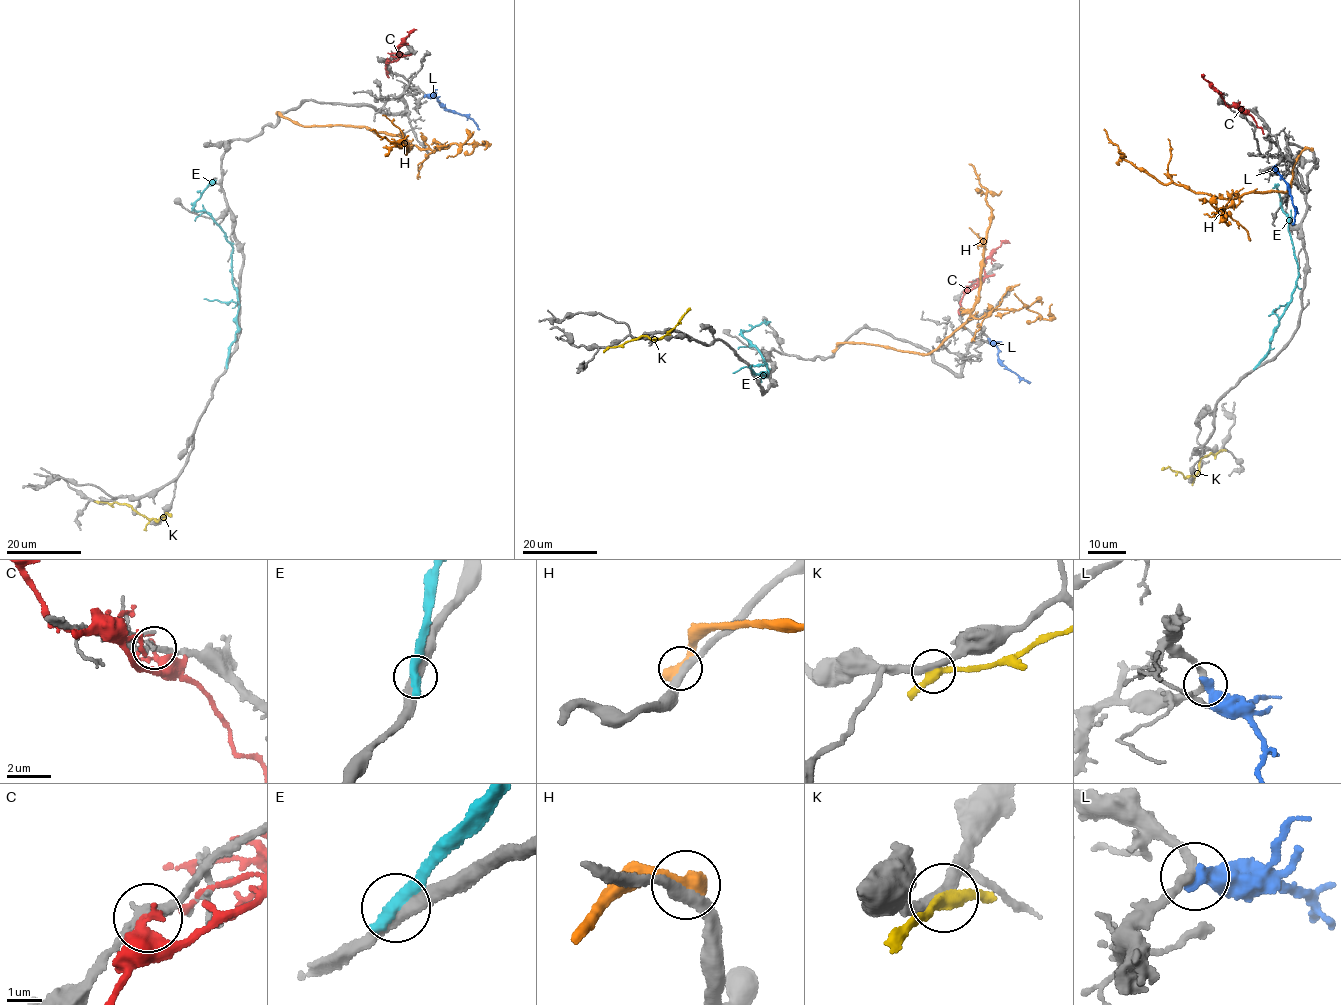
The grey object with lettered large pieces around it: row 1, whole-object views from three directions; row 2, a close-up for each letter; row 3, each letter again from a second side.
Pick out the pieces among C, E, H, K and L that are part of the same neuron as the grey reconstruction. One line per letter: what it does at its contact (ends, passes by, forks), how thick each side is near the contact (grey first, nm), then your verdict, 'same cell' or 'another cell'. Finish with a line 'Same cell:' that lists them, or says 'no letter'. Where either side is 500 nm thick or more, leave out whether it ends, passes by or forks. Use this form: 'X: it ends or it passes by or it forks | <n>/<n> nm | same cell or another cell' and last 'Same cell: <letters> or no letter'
C: it ends | 260/320 nm | another cell
E: it ends | 360/440 nm | another cell
H: 360/600 nm | another cell
K: it passes by | 320/320 nm | another cell
L: 240/500 nm | another cell
Same cell: no letter

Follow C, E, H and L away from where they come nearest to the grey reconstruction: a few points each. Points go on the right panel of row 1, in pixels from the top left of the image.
C: (1244, 109), (1243, 114), (1228, 106), (1221, 93), (1203, 76)
E: (1256, 366), (1269, 348), (1273, 331), (1292, 298), (1299, 275), (1288, 217), (1282, 208), (1275, 184)
H: (1311, 149), (1305, 149), (1295, 163), (1285, 192), (1253, 191), (1226, 199), (1159, 183), (1121, 155), (1104, 129)
L: (1274, 167), (1285, 181), (1295, 208), (1292, 224)

